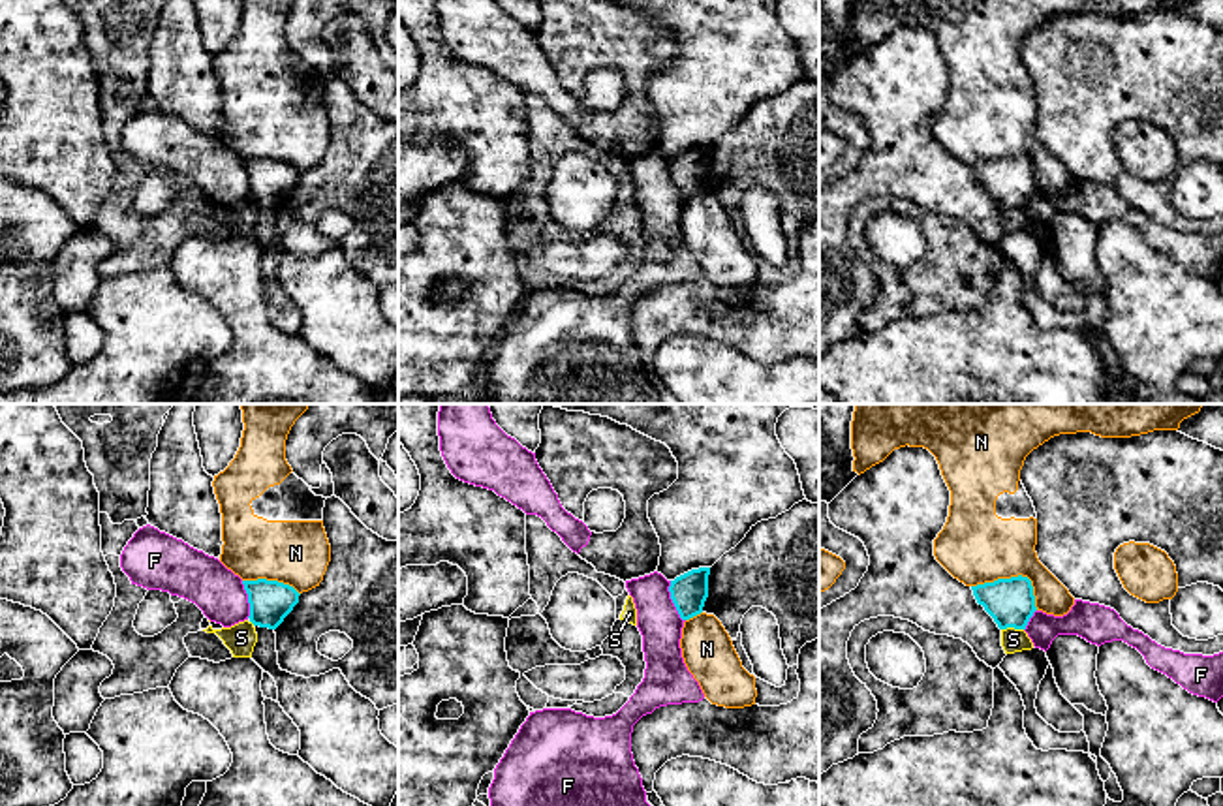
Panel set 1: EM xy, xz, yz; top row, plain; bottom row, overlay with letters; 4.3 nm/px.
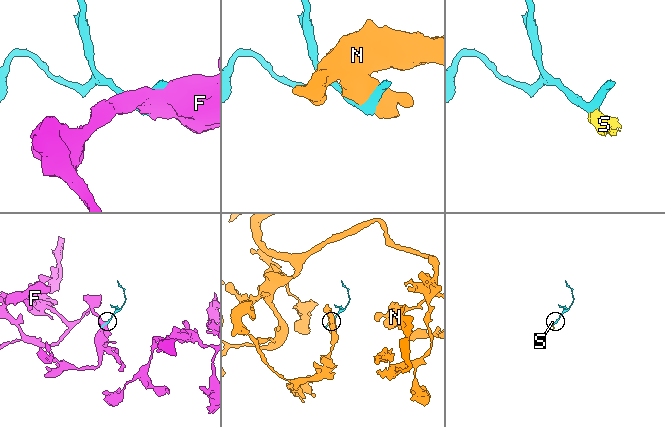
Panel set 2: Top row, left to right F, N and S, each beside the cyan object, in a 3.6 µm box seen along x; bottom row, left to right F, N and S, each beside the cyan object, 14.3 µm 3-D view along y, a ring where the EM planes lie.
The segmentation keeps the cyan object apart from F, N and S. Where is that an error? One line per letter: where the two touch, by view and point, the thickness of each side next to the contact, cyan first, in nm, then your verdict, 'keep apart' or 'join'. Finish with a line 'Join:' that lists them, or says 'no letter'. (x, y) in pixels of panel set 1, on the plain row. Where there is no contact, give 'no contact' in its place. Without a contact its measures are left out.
F: contact xz (673, 181); calibres 160 and 190 nm; keep apart
N: contact yz (1015, 156); calibres 200 and 320 nm; keep apart
S: contact yz (1011, 205); calibres 200 and 100 nm; keep apart
Join: no letter

